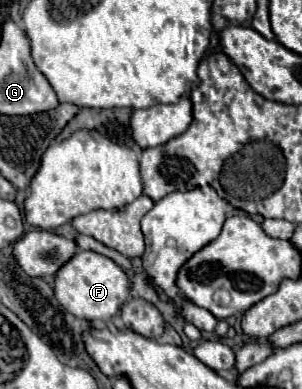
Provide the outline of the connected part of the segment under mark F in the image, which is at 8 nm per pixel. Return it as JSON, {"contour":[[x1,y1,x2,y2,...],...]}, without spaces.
{"contour":[[77,250,75,256,65,262,55,274,55,298,67,312,85,320,109,322,113,314,119,312,121,304,129,296,129,282,125,272,107,256,89,250]]}

